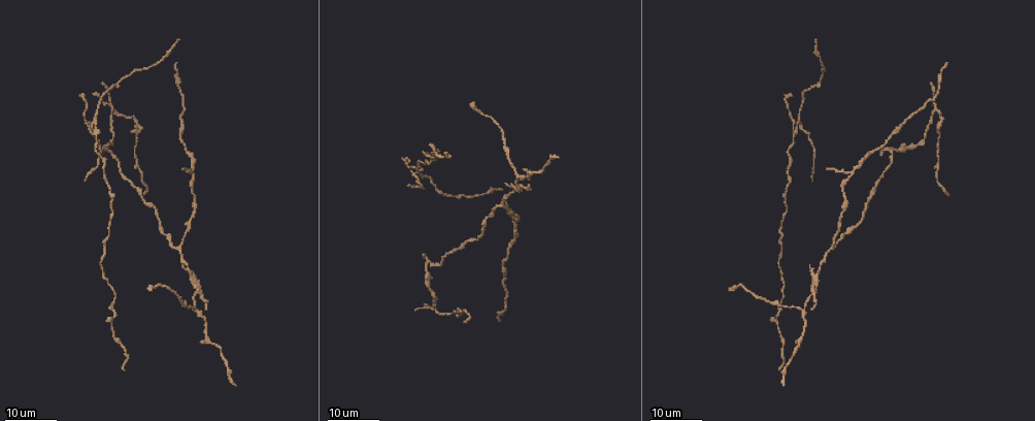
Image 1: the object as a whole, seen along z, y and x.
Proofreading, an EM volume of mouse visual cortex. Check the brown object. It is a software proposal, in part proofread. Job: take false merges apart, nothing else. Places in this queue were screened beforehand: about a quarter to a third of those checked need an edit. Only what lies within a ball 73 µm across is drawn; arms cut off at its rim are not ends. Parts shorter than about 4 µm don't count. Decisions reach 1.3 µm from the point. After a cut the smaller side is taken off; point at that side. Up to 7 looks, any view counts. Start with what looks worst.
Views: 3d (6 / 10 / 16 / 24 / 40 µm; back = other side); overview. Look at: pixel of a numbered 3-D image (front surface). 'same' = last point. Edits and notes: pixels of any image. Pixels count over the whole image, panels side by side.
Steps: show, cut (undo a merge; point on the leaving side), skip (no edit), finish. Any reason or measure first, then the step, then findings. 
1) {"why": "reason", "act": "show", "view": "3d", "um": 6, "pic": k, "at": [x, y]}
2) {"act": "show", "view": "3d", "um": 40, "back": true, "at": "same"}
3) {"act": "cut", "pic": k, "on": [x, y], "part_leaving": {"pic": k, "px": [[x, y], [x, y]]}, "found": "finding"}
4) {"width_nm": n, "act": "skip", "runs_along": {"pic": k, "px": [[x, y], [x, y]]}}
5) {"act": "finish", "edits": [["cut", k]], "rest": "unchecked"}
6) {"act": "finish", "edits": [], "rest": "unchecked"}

{"why": "three-way junction", "act": "show", "view": "3d", "um": 16, "pic": 1, "at": [935, 110]}

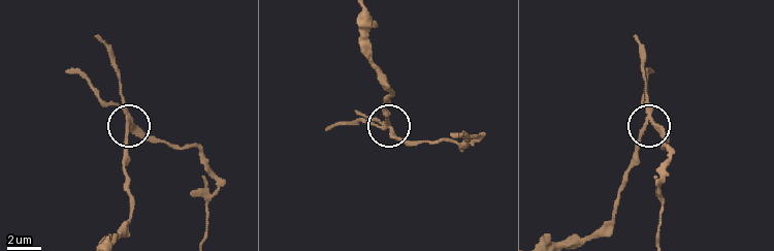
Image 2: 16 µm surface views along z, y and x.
{"act": "show", "view": "3d", "um": 10, "pic": 2, "at": [392, 131]}

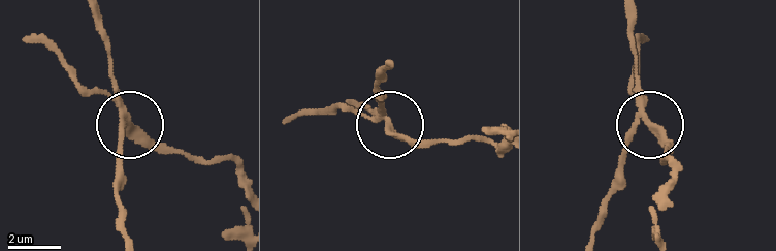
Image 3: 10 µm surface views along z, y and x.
{"arms": 3, "act": "cut", "pic": 3, "on": [146, 133], "part_leaving": {"pic": 3, "px": [[121, 106], [160, 143], [227, 160], [243, 185]]}, "found": "two neurons meet here"}

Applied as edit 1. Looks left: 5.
{"act": "show", "view": "overview"}

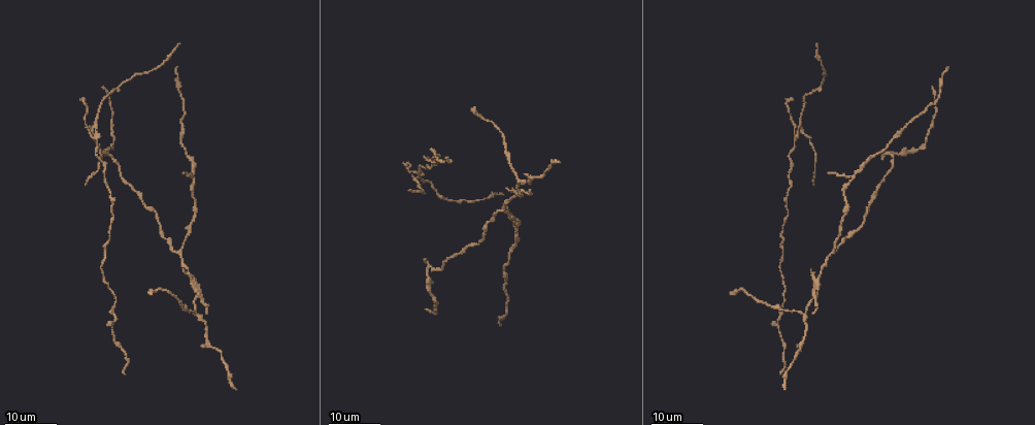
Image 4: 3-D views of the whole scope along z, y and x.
{"why": "side arm on a straight run", "act": "show", "view": "3d", "um": 24, "pic": 4, "at": [517, 230]}

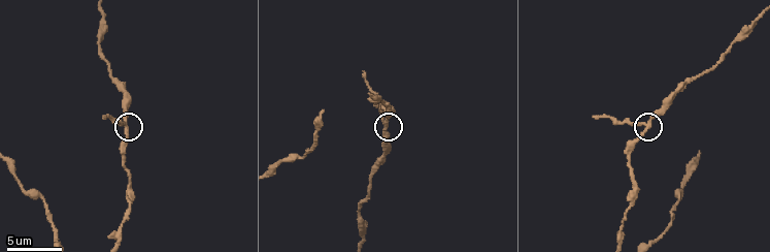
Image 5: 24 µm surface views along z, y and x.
{"why": "closer look", "act": "show", "view": "3d", "um": 10, "pic": 5, "at": [386, 128]}

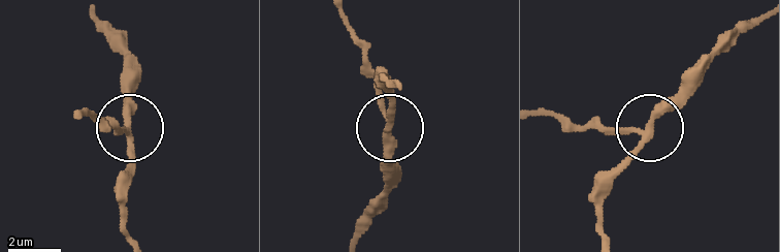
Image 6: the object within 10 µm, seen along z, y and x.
{"arms": 3, "act": "cut", "pic": 6, "on": [117, 134], "part_leaving": {"pic": 6, "px": [[126, 133], [82, 116]]}, "found": "a second neuron is stuck on"}

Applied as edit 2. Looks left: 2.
{"why": "branch point", "act": "show", "view": "3d", "um": 24, "pic": 4, "at": [833, 250]}

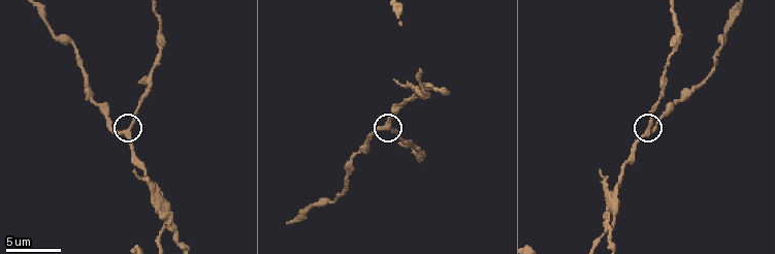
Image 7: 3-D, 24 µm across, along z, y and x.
{"why": "closer look", "act": "show", "view": "3d", "um": 10, "pic": 7, "at": [124, 134]}

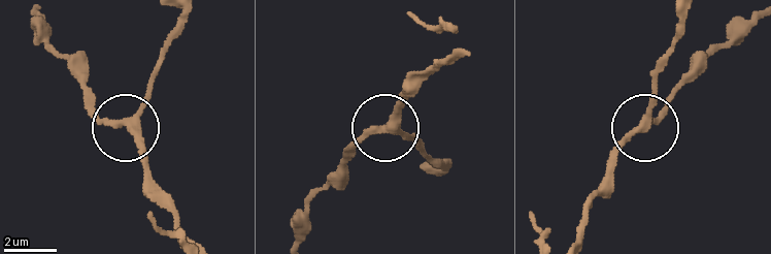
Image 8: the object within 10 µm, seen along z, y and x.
{"width_nm": 270, "act": "skip", "runs_along": {"pic": 8, "px": [[189, 235], [129, 127], [154, 71]]}, "found": "all the same neuron"}

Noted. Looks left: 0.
{"act": "finish", "edits": [["cut", 3], ["cut", 6]], "rest": "unchecked"}

